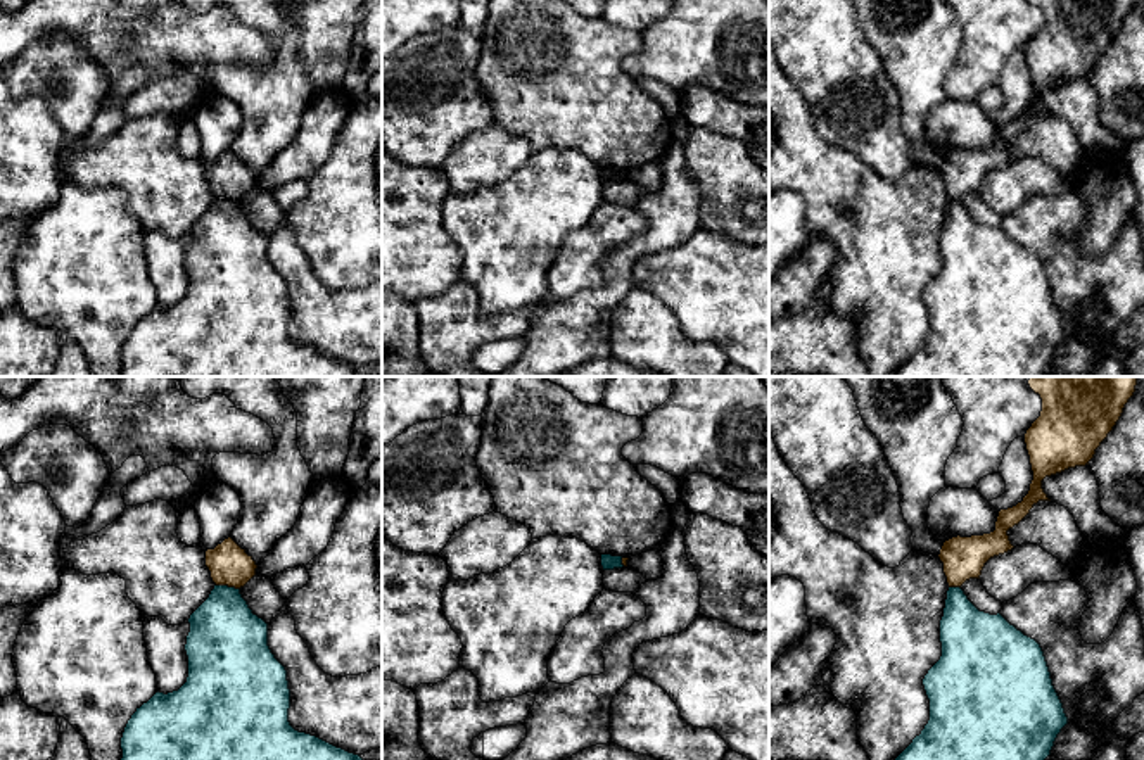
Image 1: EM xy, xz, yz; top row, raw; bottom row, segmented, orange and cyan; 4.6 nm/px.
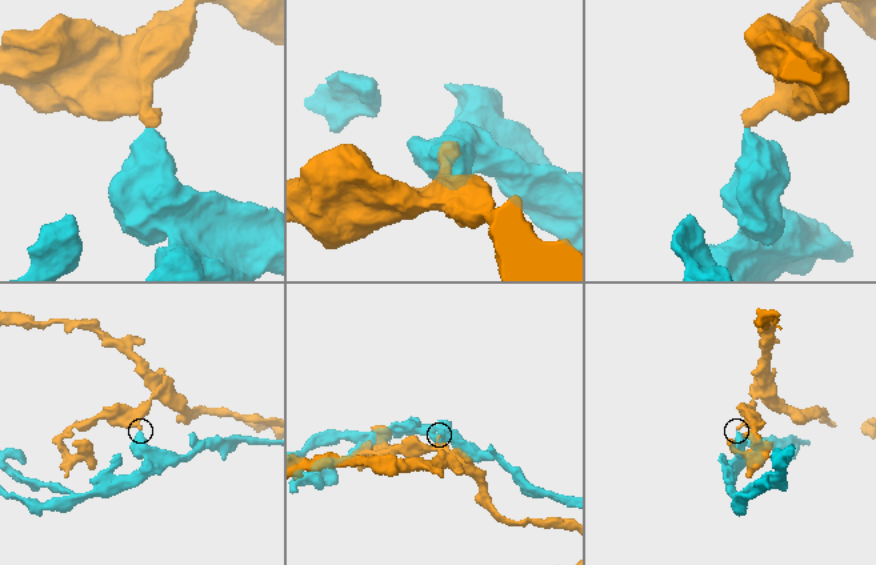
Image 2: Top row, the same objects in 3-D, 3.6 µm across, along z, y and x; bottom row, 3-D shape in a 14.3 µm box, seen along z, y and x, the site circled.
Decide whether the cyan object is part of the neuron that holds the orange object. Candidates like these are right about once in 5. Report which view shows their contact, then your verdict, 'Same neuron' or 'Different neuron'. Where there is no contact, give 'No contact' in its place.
Touches orange in xy. Different neuron

